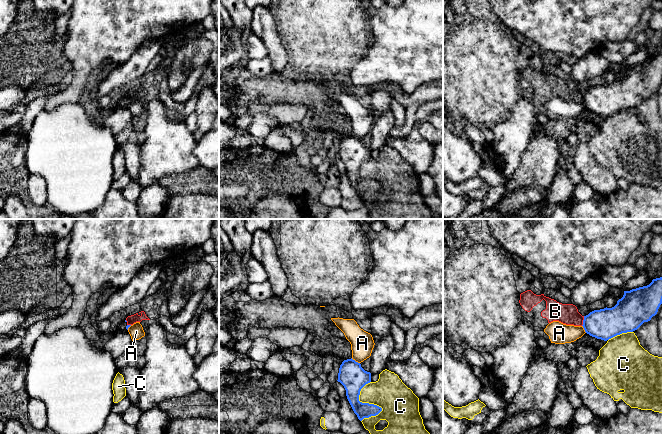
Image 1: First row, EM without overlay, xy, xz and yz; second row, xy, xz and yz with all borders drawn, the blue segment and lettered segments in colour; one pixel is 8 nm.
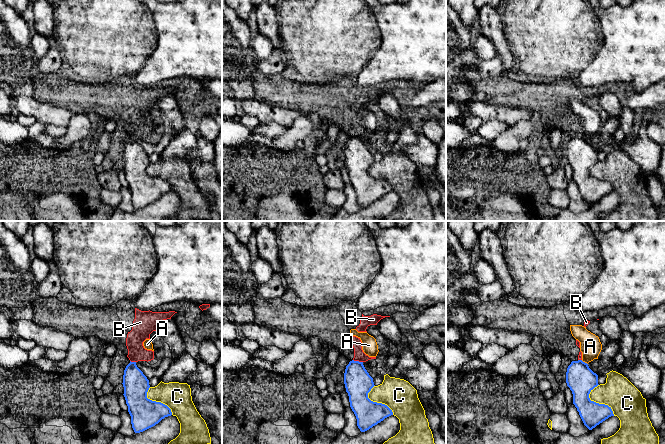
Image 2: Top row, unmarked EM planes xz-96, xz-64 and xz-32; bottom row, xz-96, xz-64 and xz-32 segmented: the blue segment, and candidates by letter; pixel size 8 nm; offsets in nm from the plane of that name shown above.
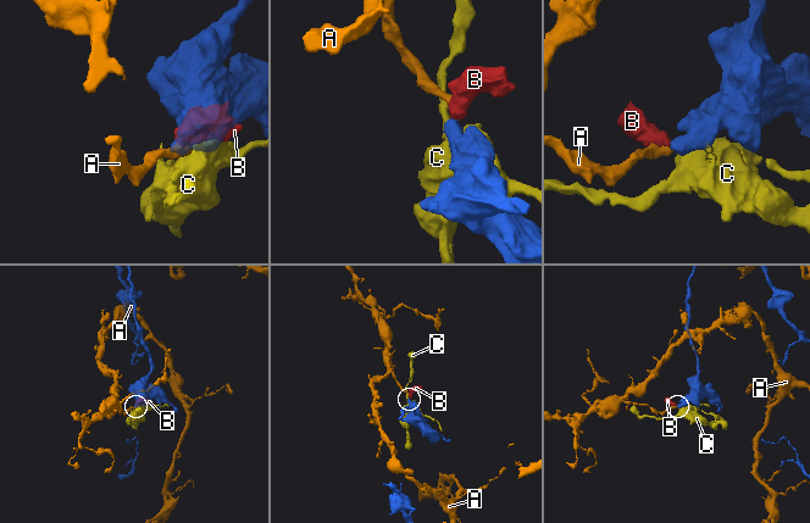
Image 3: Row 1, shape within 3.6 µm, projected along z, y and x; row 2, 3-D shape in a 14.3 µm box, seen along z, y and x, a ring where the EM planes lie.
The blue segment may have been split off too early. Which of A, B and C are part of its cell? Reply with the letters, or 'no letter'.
no letter

